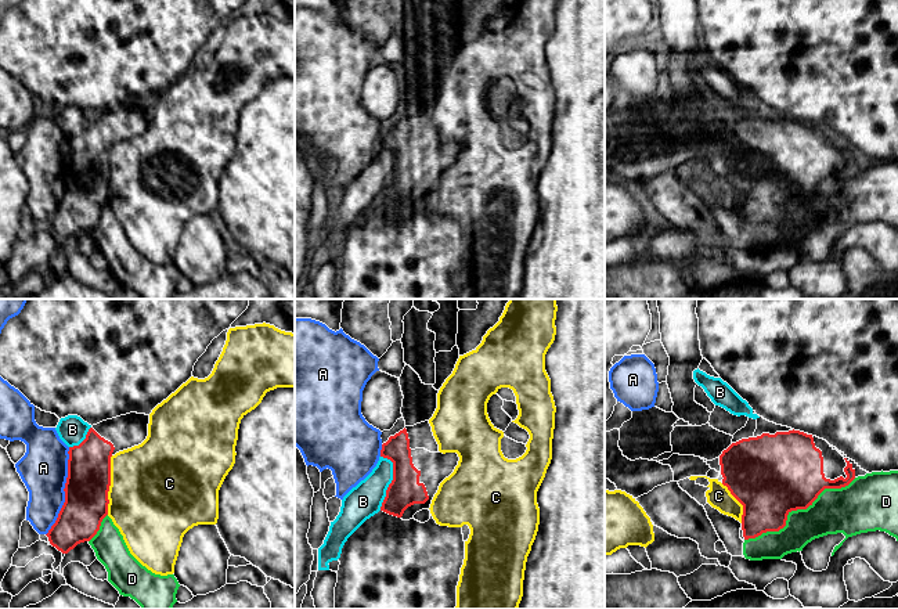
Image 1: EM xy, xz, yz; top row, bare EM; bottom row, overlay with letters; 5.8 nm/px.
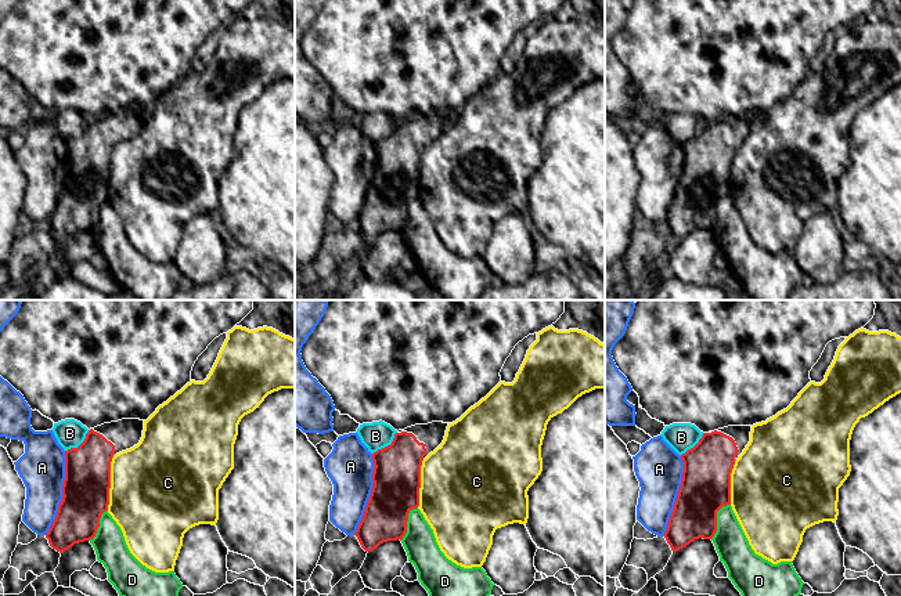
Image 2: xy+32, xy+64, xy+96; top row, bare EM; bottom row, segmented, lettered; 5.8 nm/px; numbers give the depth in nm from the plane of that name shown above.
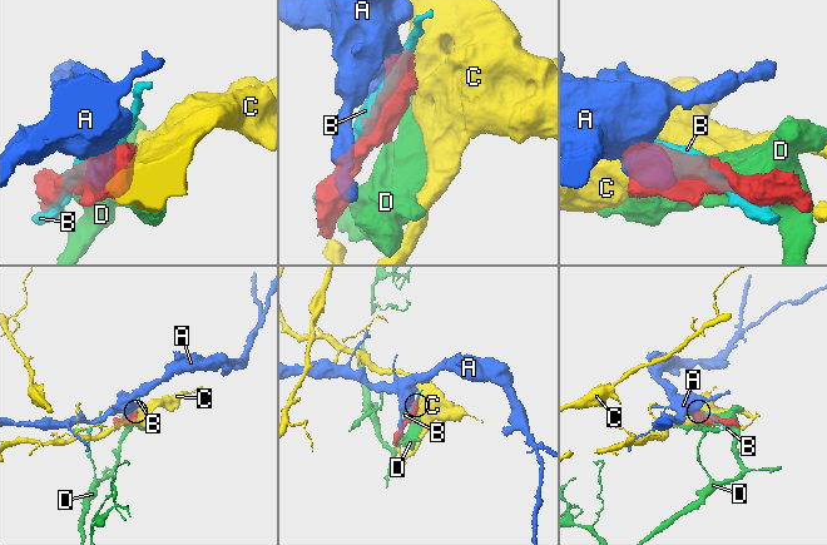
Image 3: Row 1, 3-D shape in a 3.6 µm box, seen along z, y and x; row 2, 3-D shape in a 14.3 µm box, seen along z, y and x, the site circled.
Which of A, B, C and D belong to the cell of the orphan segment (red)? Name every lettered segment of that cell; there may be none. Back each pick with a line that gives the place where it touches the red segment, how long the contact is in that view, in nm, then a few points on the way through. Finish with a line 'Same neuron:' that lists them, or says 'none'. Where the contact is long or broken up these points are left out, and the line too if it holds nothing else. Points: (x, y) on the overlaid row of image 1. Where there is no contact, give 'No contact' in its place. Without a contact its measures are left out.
Same neuron: none

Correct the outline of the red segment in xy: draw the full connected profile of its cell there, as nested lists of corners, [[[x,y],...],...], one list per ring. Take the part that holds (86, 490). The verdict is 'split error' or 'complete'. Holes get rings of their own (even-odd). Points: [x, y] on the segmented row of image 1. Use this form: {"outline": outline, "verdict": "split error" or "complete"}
{"outline": [[[130,412],[93,425],[86,439],[69,447],[68,478],[65,483],[65,502],[48,533],[48,541],[62,554],[68,554],[77,544],[90,541],[100,530],[108,515],[108,491],[111,486],[111,457],[119,451],[141,444],[148,436],[149,415]]], "verdict": "split error"}

